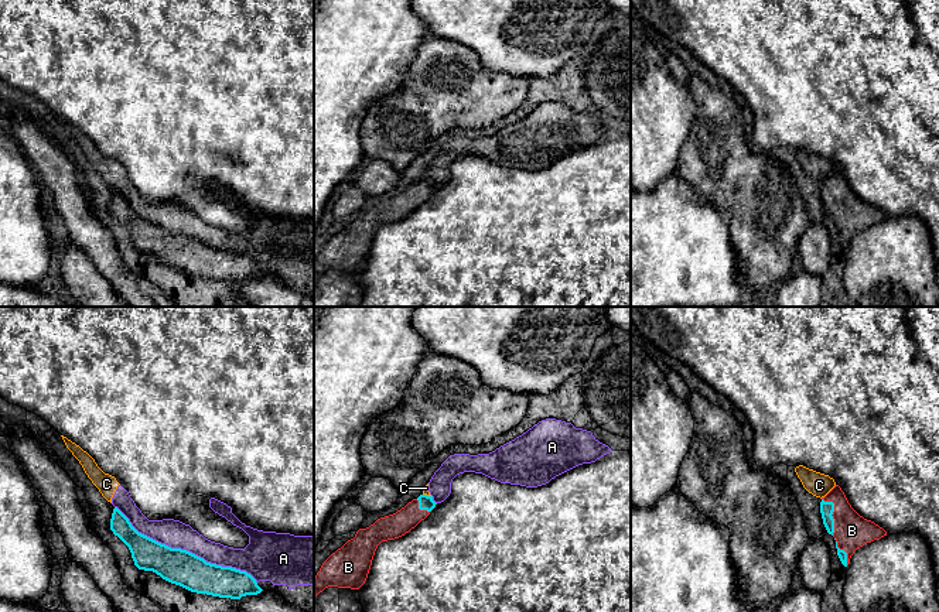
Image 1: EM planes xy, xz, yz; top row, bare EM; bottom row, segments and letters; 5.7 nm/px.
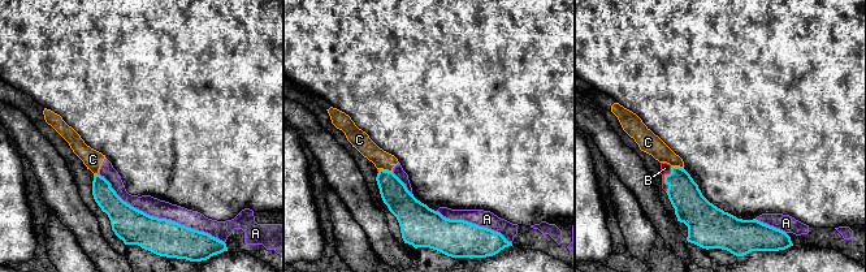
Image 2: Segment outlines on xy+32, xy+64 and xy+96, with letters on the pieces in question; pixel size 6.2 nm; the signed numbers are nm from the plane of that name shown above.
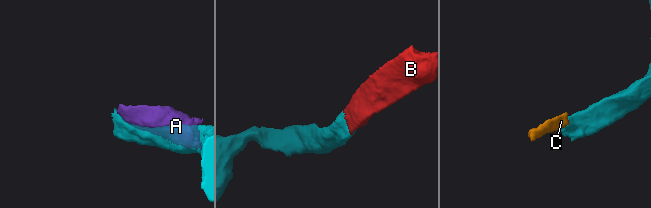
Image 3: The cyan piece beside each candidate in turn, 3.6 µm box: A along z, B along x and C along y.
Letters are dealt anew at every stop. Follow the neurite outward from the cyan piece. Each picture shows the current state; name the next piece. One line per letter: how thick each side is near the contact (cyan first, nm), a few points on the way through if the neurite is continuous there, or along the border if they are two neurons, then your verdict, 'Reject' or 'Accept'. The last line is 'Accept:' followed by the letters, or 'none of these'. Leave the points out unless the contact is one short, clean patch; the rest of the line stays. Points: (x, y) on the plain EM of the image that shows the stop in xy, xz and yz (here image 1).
A: Thickness 200 nm (cyan) against 160 nm. Reject
B: Thickness 80 nm (cyan) against 200 nm. Accept
C: Thickness 80 nm (cyan) against 30 nm. Boundary: xz (423, 177), (430, 180). Reject
Accept: B

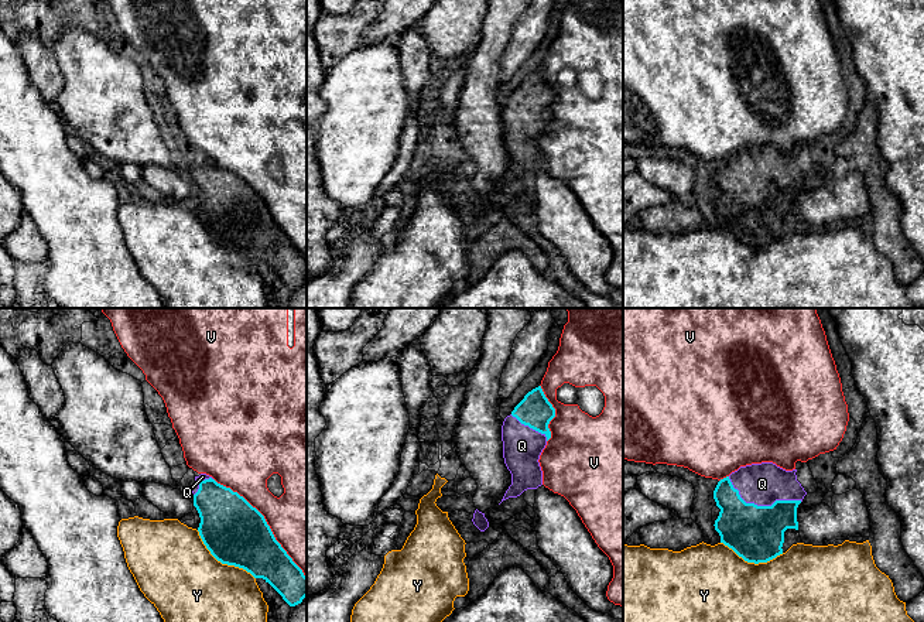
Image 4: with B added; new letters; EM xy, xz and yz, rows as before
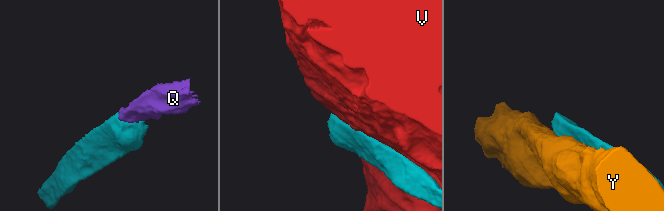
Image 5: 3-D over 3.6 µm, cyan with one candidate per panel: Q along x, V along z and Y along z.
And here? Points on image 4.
Q: Thickness 320 nm (cyan) against 240 nm. Path across: yz (756, 216), (756, 195), (762, 190), (762, 167). Accept
V: Thickness 360 nm (cyan) against 400 nm. Reject
Y: Thickness 360 nm (cyan) against 500 nm. Reject
Accept: Q

